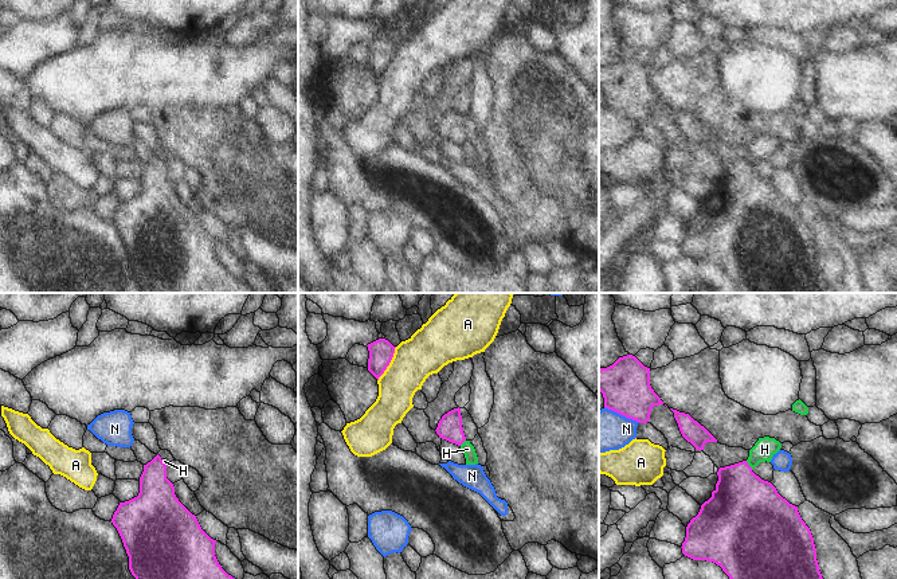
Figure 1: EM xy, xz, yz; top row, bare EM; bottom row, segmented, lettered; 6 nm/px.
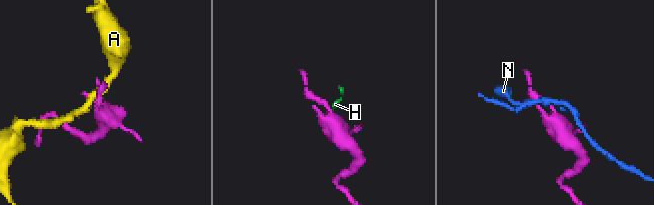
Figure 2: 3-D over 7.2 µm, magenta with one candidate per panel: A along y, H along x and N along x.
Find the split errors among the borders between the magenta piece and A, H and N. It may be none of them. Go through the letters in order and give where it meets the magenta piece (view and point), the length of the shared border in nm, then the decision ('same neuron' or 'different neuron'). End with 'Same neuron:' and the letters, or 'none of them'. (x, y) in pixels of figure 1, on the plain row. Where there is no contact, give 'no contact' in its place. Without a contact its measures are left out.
A: meets magenta in xz at (388, 63); contact 240 nm long; different neuron
H: meets magenta in yz at (748, 164); contact 60 nm long; different neuron
N: meets magenta in yz at (622, 113); contact 240 nm long; different neuron
Same neuron: none of them

